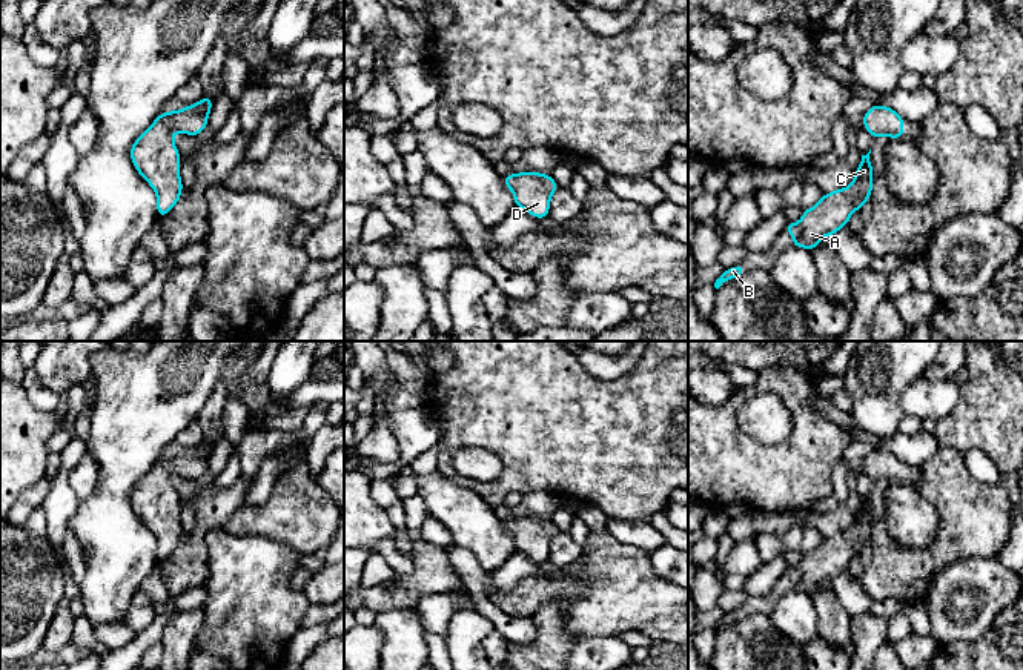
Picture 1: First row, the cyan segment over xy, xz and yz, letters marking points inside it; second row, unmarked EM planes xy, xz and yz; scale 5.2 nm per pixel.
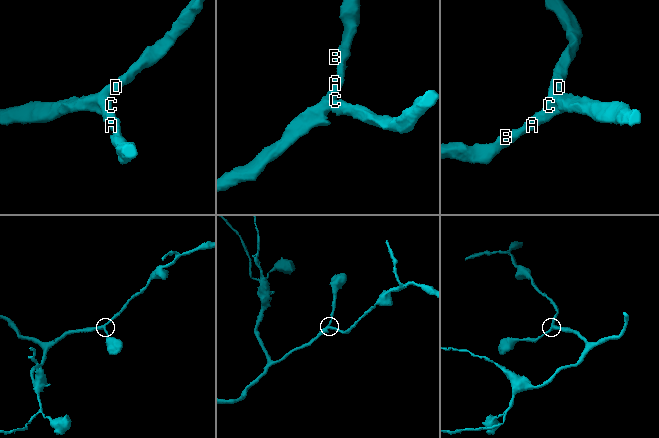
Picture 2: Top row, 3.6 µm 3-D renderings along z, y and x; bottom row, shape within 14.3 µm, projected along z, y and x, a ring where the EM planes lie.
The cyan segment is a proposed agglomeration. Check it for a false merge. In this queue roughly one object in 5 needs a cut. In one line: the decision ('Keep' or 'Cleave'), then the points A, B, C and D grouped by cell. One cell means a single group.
Keep. Groups: A B C D

